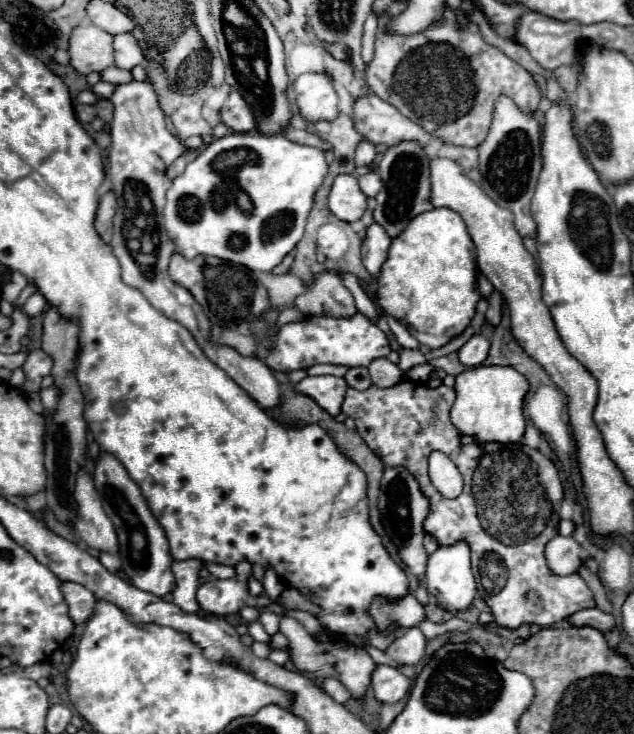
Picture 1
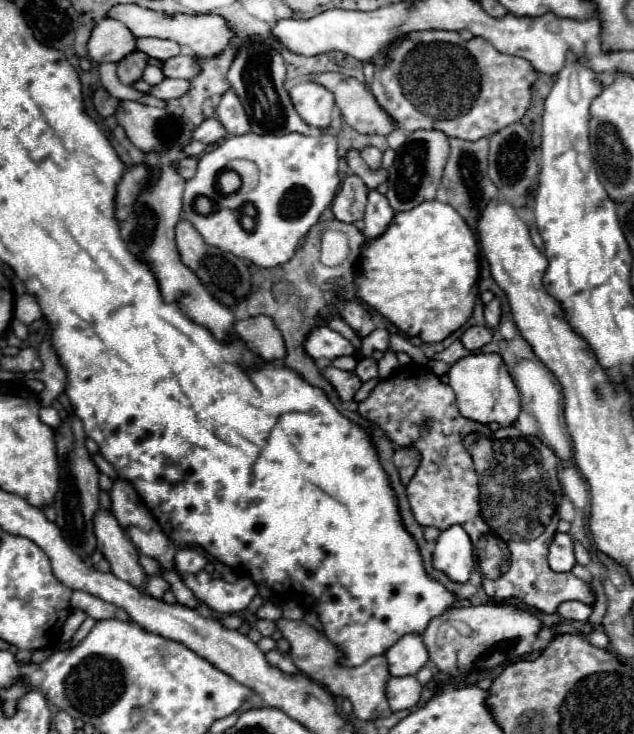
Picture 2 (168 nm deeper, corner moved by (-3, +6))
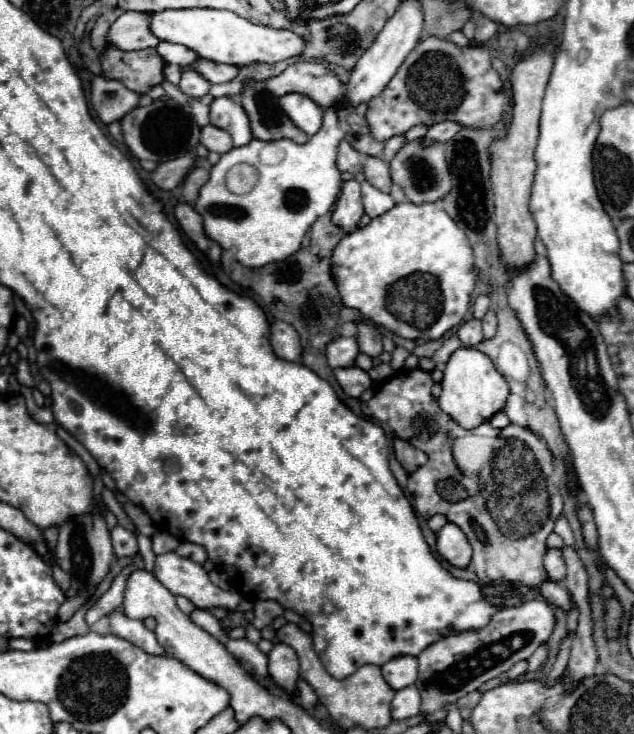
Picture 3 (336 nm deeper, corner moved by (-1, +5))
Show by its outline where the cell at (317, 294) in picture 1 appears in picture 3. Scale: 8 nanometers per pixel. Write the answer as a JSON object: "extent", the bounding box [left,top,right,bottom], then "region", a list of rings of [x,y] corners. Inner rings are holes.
{"extent":[357,322,383,358],"region":[[[361,322],[357,324],[357,342],[359,342],[359,350],[371,358],[379,356],[383,352],[383,344],[381,344],[381,334],[377,332],[377,328],[373,324]]]}

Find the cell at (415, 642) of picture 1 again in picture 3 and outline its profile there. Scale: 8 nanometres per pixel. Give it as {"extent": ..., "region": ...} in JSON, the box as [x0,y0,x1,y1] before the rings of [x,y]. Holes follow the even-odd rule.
{"extent":[381,656,417,690],"region":[[[399,656],[393,658],[391,662],[387,662],[385,666],[381,666],[381,674],[385,678],[385,682],[393,688],[393,690],[401,690],[407,688],[415,682],[417,678],[417,658],[413,656]]]}

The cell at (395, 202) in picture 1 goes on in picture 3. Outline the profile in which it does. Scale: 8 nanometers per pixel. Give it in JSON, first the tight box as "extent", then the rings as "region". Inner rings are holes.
{"extent":[425,120,463,142],"region":[[[443,120],[443,122],[437,122],[429,128],[427,136],[425,136],[425,142],[447,142],[451,140],[463,126],[459,122],[453,122],[453,120]]]}

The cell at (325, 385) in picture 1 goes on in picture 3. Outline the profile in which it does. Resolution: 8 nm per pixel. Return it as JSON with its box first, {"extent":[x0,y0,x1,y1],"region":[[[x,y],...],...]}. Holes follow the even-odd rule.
{"extent":[335,366,371,398],"region":[[[357,366],[335,370],[335,378],[341,384],[341,388],[353,398],[359,398],[371,386],[369,374],[365,370],[361,370],[361,368],[357,368]]]}

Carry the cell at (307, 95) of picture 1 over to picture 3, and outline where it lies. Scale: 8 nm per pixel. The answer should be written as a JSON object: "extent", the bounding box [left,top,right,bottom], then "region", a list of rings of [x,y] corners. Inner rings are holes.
{"extent":[277,94,323,136],"region":[[[285,94],[277,100],[281,110],[289,116],[289,120],[303,130],[307,136],[313,136],[323,122],[323,110],[311,102],[311,98],[303,94]]]}

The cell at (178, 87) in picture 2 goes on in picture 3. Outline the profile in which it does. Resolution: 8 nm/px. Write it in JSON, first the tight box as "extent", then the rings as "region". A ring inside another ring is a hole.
{"extent":[179,70,211,98],"region":[[[183,70],[179,88],[191,98],[201,98],[201,96],[205,96],[209,92],[211,82],[207,82],[197,70]]]}

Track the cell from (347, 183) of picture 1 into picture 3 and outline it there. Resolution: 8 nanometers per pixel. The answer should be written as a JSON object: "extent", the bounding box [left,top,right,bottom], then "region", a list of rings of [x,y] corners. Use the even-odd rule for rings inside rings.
{"extent":[331,180,363,230],"region":[[[347,180],[347,182],[343,182],[341,194],[335,202],[331,220],[333,220],[333,224],[337,224],[341,228],[351,230],[351,228],[359,226],[361,216],[363,216],[363,204],[361,204],[359,182],[357,180]]]}

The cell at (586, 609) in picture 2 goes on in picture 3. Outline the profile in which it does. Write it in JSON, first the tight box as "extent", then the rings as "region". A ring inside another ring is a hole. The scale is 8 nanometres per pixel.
{"extent":[539,582,571,610],"region":[[[543,582],[539,586],[539,594],[553,606],[559,606],[559,608],[565,608],[565,610],[571,610],[571,602],[569,602],[569,594],[567,590],[563,588],[563,584],[557,584],[557,582]]]}

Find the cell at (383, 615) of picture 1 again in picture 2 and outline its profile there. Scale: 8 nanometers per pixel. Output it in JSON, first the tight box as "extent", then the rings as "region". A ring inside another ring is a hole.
{"extent":[423,605,539,675],"region":[[[471,605],[447,609],[443,615],[433,617],[423,633],[423,641],[427,645],[429,659],[439,671],[459,675],[469,669],[493,669],[501,663],[521,659],[523,655],[531,653],[539,629],[539,619],[527,609],[513,605]]]}

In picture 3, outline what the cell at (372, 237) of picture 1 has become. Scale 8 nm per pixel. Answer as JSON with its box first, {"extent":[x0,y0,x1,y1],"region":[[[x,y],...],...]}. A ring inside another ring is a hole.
{"extent":[361,180,395,218],"region":[[[367,180],[361,182],[361,192],[363,192],[365,214],[369,214],[371,218],[381,216],[383,212],[387,212],[387,210],[391,210],[395,206],[395,202],[393,202],[393,198],[389,194],[383,194],[375,186],[371,186]]]}

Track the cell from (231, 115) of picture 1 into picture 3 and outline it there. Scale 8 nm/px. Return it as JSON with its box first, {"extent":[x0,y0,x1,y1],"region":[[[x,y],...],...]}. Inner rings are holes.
{"extent":[209,98,253,146],"region":[[[215,98],[211,102],[211,114],[209,122],[217,128],[223,128],[231,134],[235,146],[245,146],[247,142],[253,140],[251,128],[249,128],[249,118],[237,102],[231,98]]]}

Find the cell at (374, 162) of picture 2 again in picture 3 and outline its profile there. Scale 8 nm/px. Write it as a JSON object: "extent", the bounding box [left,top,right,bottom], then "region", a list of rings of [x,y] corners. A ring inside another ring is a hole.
{"extent":[363,156,391,194],"region":[[[367,156],[365,158],[365,166],[363,166],[363,174],[375,188],[379,188],[381,192],[389,194],[391,176],[389,176],[389,166],[387,166],[385,160],[375,158],[375,156]]]}

